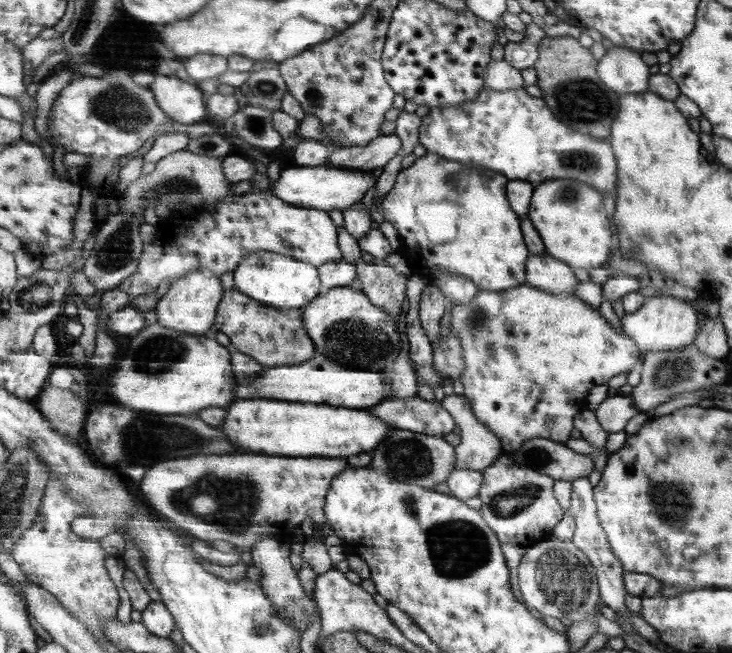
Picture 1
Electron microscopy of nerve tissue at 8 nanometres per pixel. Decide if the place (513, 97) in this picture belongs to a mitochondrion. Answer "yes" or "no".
no

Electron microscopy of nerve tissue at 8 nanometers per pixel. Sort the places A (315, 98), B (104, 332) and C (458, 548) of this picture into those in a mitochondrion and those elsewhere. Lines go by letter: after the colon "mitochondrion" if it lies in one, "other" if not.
A: mitochondrion
B: other
C: mitochondrion

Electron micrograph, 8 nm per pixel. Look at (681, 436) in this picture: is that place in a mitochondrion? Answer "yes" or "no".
no

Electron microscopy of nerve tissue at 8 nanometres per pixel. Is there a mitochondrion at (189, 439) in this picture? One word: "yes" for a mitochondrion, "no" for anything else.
yes

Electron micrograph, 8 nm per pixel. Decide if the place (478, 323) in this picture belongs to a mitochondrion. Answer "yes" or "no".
yes

